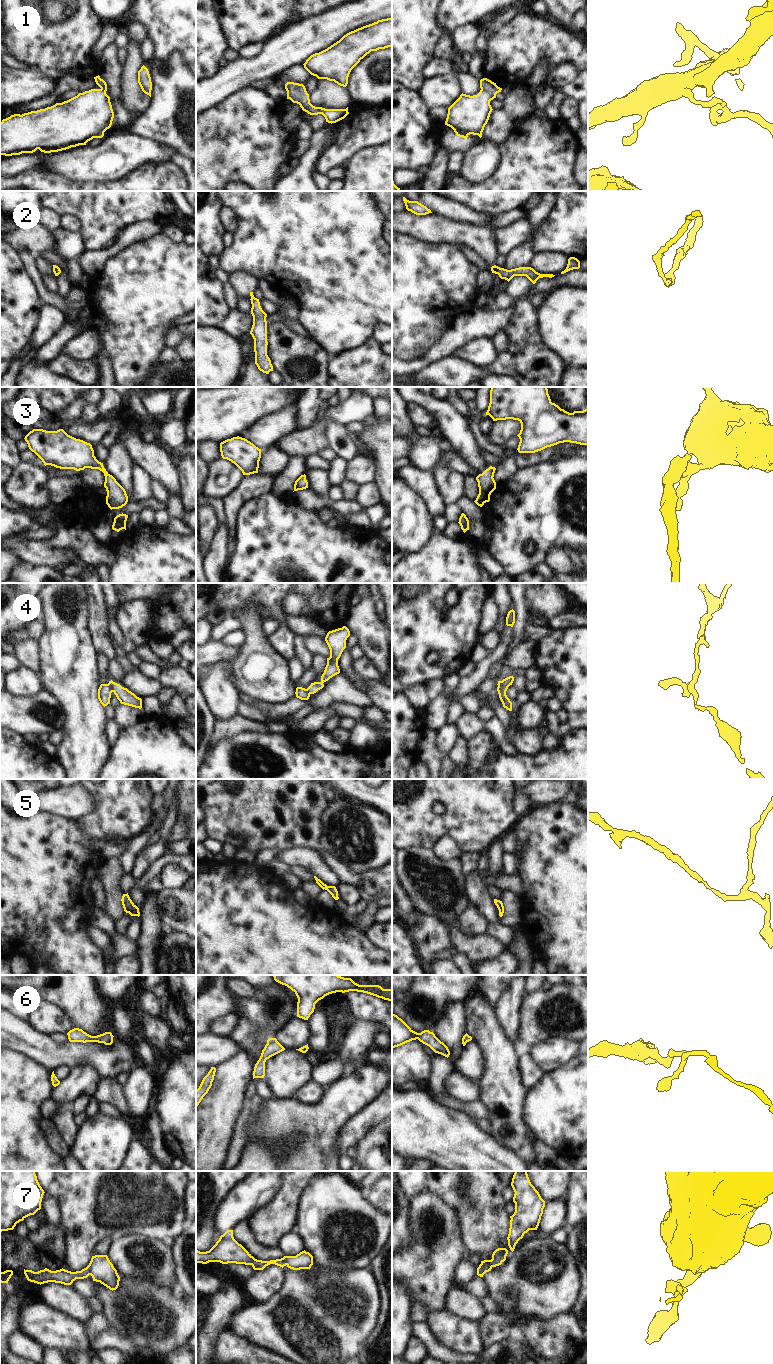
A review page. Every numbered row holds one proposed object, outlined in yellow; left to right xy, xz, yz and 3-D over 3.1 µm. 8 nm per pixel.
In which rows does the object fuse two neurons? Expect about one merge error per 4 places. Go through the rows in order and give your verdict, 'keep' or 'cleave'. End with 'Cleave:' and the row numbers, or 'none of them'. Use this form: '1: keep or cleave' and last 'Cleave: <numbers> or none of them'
1: keep
2: keep
3: keep
4: cleave
5: keep
6: keep
7: cleave
Cleave: 4, 7

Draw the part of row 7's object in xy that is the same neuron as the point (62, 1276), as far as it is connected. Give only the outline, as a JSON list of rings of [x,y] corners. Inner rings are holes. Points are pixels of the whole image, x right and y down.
[[[89,1266],[81,1271],[71,1272],[65,1269],[51,1271],[47,1268],[34,1272],[32,1270],[25,1270],[24,1274],[28,1281],[37,1284],[44,1284],[48,1282],[61,1283],[64,1285],[71,1285],[76,1279],[84,1279],[90,1275]]]

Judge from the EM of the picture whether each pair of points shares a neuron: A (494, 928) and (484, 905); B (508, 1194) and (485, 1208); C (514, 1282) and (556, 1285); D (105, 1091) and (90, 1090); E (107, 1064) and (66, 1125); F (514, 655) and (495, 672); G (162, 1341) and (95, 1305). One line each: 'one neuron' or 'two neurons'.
A: one neuron
B: two neurons
C: one neuron
D: two neurons
E: two neurons
F: one neuron
G: two neurons

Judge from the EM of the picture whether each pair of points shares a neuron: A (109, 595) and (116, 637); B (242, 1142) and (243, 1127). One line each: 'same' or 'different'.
A: same
B: same

